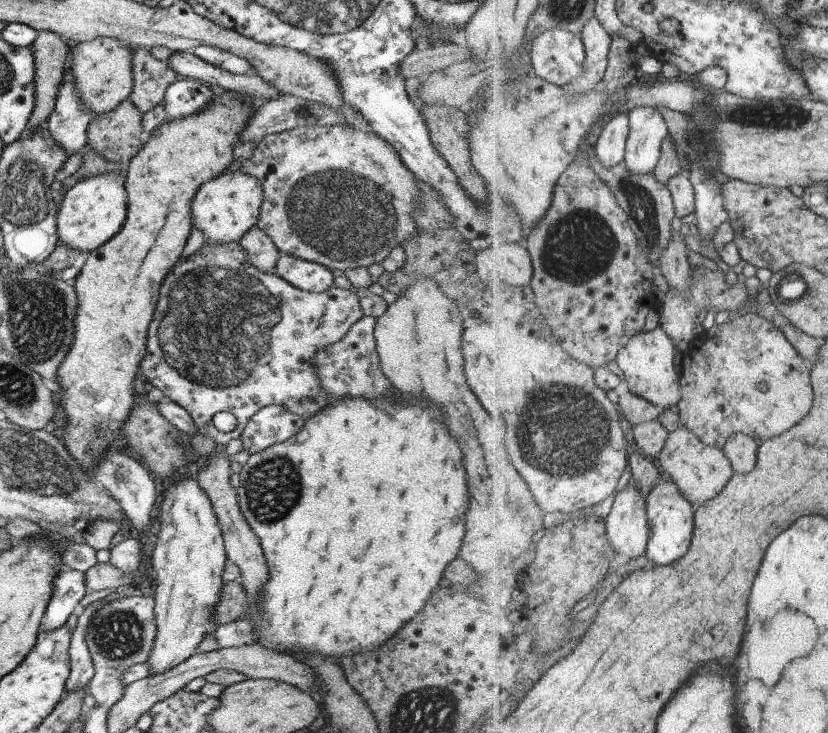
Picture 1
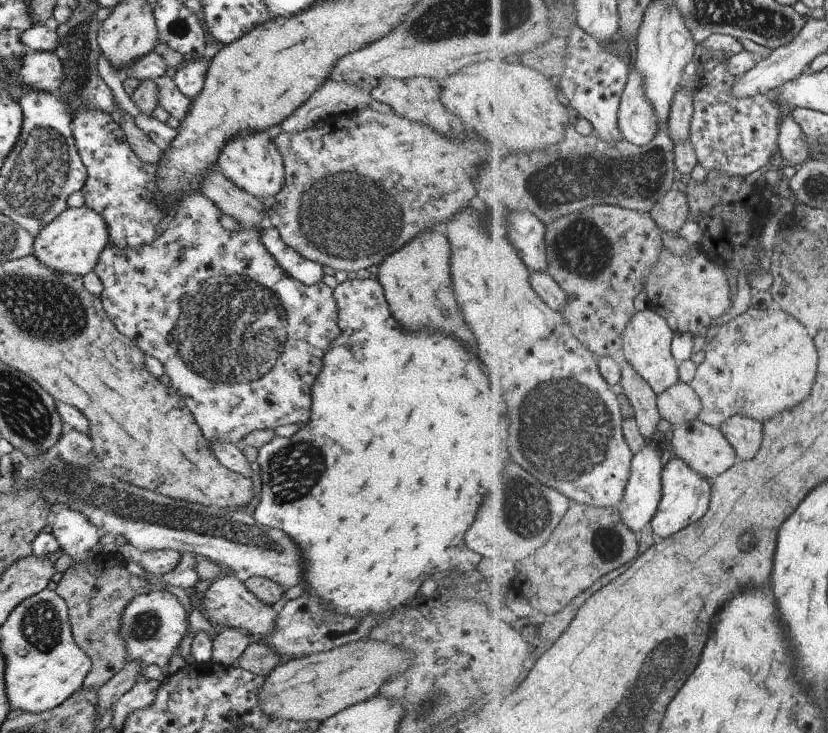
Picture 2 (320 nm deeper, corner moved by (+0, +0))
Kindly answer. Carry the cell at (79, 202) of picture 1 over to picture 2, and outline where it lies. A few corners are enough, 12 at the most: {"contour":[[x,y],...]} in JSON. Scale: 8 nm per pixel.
{"contour":[[66,208],[32,242],[47,269],[83,277],[107,245],[95,211]]}

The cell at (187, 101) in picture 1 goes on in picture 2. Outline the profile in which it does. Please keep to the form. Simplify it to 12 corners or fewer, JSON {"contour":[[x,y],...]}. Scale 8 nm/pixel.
{"contour":[[184,60],[172,77],[193,100],[202,90],[209,60]]}

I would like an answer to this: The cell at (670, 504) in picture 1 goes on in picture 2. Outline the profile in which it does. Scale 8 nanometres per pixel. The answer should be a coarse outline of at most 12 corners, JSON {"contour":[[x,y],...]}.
{"contour":[[683,458],[663,470],[651,523],[667,539],[701,520],[712,481]]}

